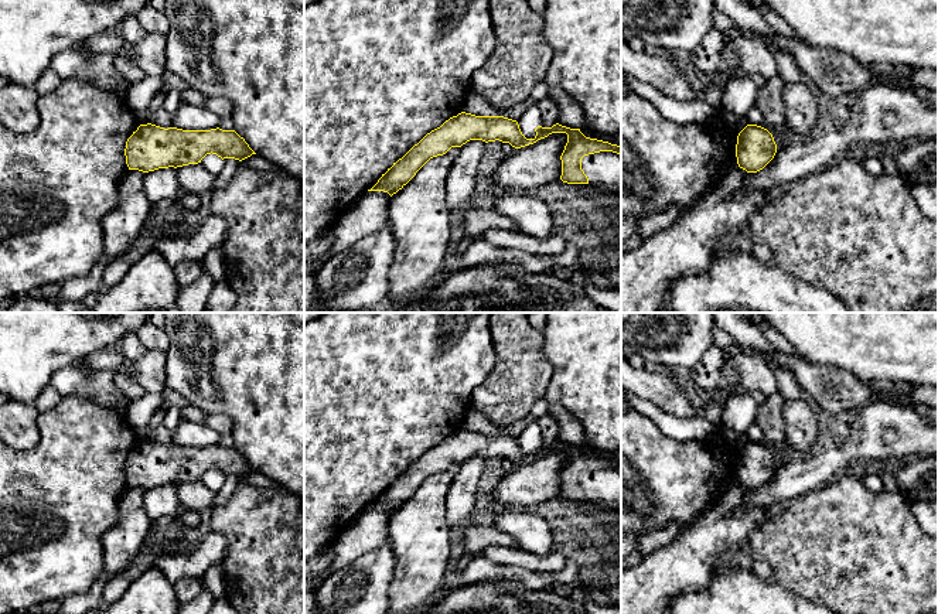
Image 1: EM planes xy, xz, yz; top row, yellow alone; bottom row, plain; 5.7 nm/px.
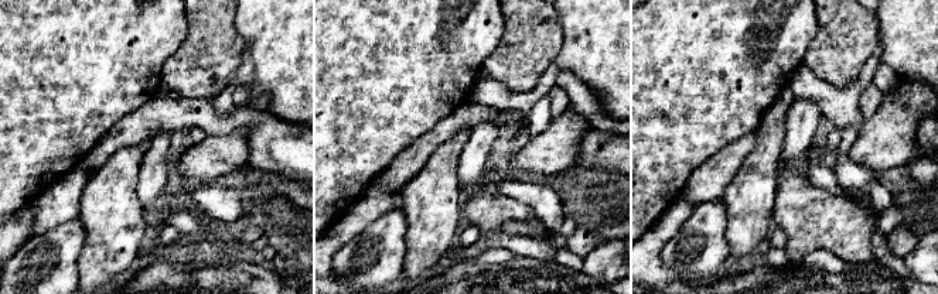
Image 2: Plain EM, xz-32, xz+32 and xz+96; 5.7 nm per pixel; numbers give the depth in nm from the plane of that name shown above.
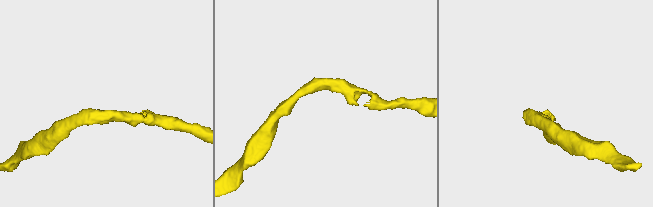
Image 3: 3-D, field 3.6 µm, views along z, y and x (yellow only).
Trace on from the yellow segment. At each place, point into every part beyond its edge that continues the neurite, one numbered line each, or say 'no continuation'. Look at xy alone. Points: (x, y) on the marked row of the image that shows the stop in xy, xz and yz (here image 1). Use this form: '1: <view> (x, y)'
no continuation

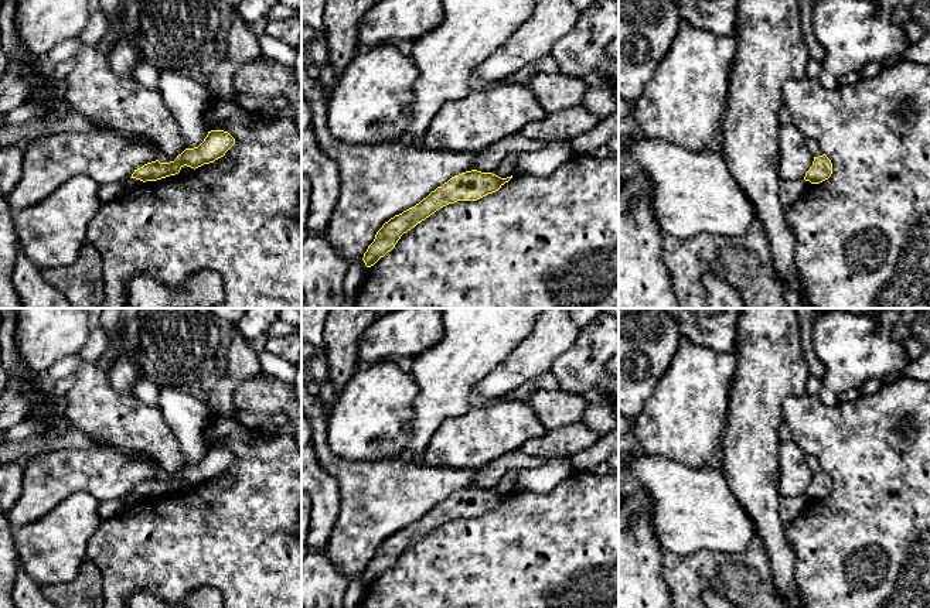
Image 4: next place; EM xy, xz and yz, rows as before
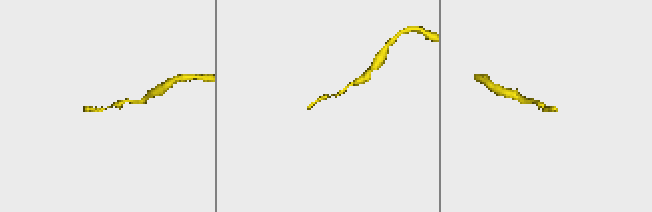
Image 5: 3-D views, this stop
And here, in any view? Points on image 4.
no continuation

